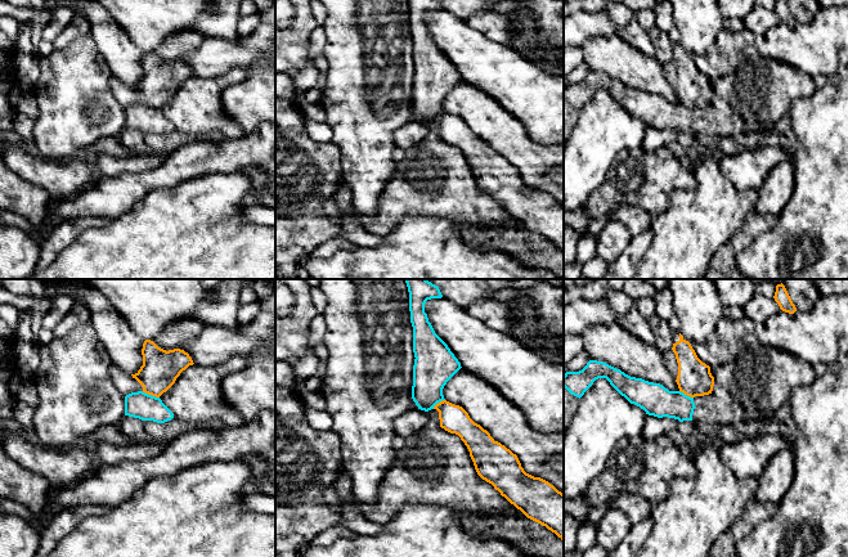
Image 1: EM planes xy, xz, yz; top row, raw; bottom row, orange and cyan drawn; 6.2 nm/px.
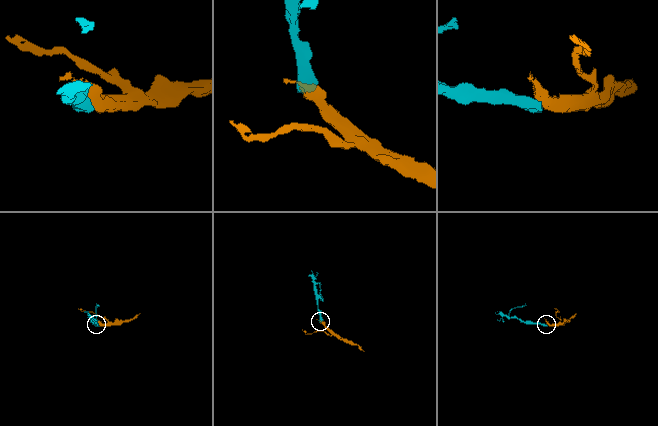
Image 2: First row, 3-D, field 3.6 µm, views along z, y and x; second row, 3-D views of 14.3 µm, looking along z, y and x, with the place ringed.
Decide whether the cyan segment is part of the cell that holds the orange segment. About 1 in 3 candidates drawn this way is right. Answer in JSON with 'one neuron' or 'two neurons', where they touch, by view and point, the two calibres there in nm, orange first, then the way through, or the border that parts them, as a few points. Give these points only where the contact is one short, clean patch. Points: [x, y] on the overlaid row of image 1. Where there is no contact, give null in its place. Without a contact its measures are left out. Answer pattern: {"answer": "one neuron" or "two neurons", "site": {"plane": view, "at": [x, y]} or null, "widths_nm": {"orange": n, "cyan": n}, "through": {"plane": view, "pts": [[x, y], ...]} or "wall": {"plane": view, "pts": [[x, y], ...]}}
{"answer": "two neurons", "site": {"plane": "xy", "at": [151, 394]}, "widths_nm": {"orange": 240, "cyan": 160}, "wall": {"plane": "xy", "pts": [[142, 391], [158, 398]]}}

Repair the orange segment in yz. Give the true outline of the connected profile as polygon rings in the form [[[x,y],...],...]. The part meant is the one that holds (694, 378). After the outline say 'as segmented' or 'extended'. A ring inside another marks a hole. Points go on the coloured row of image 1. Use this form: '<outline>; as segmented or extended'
[[[673,331],[673,347],[663,351],[663,360],[681,392],[690,397],[709,395],[713,391],[714,377],[710,367],[703,363],[691,343]]]; extended

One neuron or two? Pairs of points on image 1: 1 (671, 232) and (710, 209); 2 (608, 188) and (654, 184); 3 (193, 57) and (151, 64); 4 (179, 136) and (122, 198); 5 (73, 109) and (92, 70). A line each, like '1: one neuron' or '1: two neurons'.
1: one neuron
2: one neuron
3: two neurons
4: two neurons
5: one neuron

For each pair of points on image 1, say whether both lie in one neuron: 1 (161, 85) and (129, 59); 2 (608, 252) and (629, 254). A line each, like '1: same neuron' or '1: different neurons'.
1: different neurons
2: different neurons

